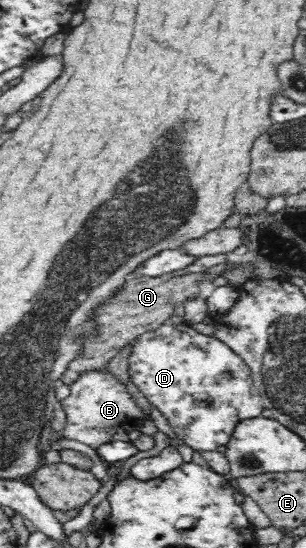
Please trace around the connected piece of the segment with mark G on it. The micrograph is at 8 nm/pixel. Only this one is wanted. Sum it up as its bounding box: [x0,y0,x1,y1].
[60,260,259,385]

